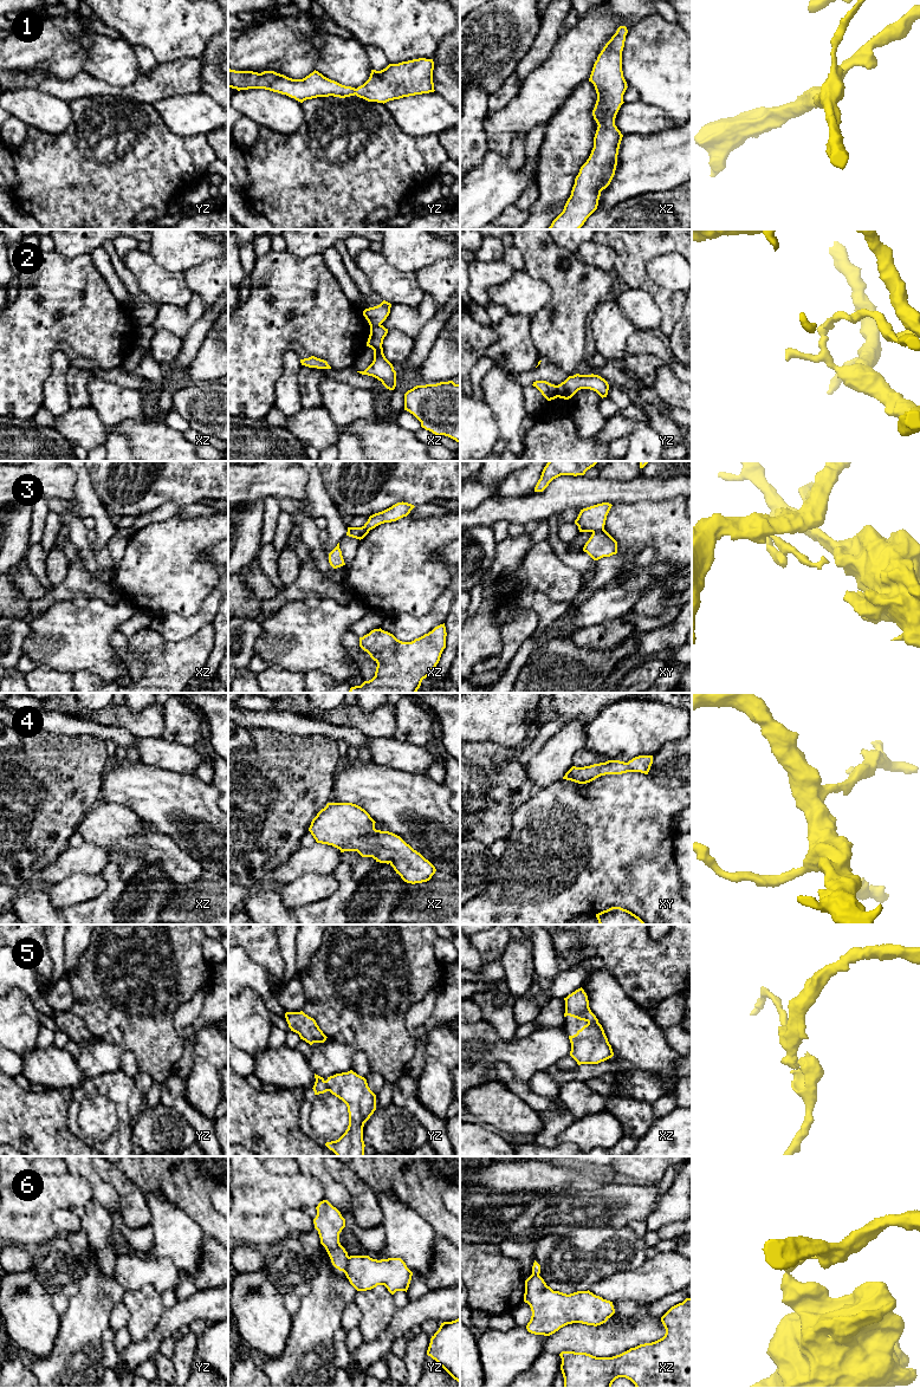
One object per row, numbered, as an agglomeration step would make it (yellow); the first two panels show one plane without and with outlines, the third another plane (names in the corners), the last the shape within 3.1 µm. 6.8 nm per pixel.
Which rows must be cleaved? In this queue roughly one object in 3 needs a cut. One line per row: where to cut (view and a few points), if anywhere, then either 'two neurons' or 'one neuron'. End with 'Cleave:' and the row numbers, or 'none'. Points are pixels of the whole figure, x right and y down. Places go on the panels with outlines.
1: cut none; one neuron
2: cut yz (556, 386), (558, 396); two neurons
3: cut xy (603, 527), (593, 533); two neurons
4: cut none; one neuron
5: cut none; one neuron
6: cut yz (349, 1257), (343, 1271); two neurons
Cleave: 2, 3, 6

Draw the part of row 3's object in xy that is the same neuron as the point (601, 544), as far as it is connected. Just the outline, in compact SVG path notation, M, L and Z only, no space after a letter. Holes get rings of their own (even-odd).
M603 528L594 532L585 543L583 551L594 560L617 553L617 541Z

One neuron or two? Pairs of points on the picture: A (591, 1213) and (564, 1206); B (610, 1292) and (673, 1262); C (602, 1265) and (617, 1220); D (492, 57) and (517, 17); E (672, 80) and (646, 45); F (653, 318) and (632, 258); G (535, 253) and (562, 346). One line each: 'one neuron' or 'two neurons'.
A: one neuron
B: one neuron
C: two neurons
D: one neuron
E: one neuron
F: two neurons
G: one neuron

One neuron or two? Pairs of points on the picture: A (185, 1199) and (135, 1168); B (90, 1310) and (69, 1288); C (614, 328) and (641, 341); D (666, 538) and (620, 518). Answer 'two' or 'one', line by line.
A: one
B: two
C: two
D: one

